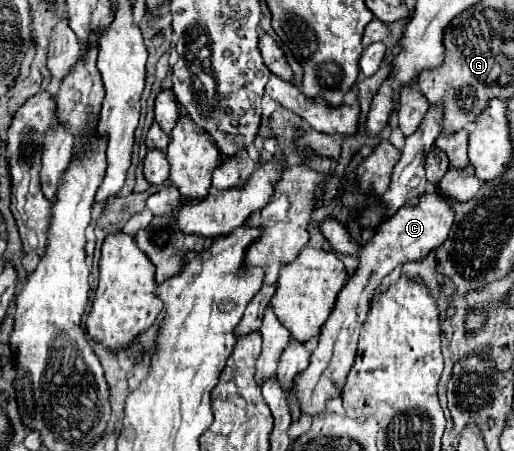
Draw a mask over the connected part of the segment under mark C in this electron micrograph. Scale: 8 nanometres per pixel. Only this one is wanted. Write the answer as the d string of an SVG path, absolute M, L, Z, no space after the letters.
M424 193L414 207L400 207L400 211L382 223L382 227L376 229L376 235L362 247L362 257L358 257L360 265L354 271L354 275L348 279L344 289L338 293L336 305L328 317L328 321L322 327L322 333L318 337L318 345L310 357L310 365L298 379L294 379L294 393L300 403L300 415L318 415L324 411L326 401L334 395L338 395L346 383L346 375L354 363L354 351L358 343L360 329L364 325L364 319L370 309L370 301L374 295L374 289L382 283L382 279L394 271L394 267L406 263L406 261L420 261L424 259L430 249L436 249L442 245L448 237L448 231L454 223L454 213L450 211L450 203L446 197L438 193Z

